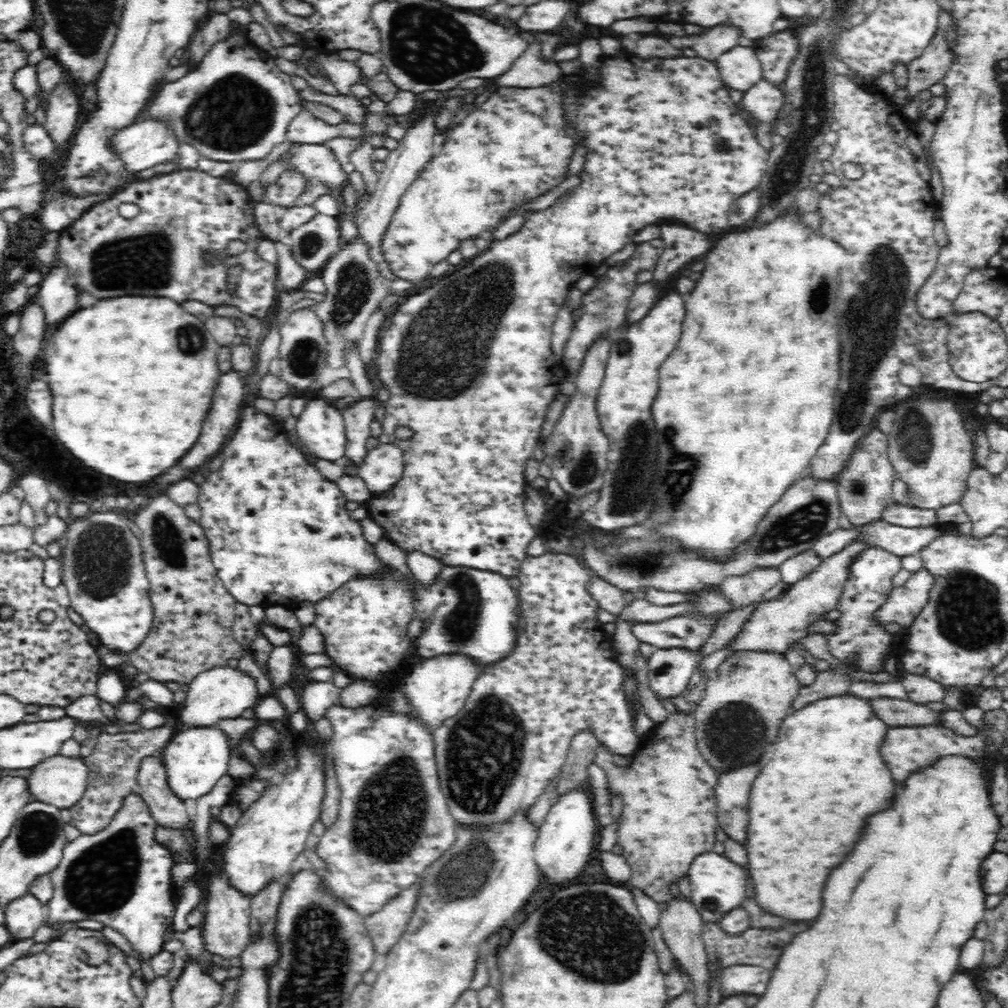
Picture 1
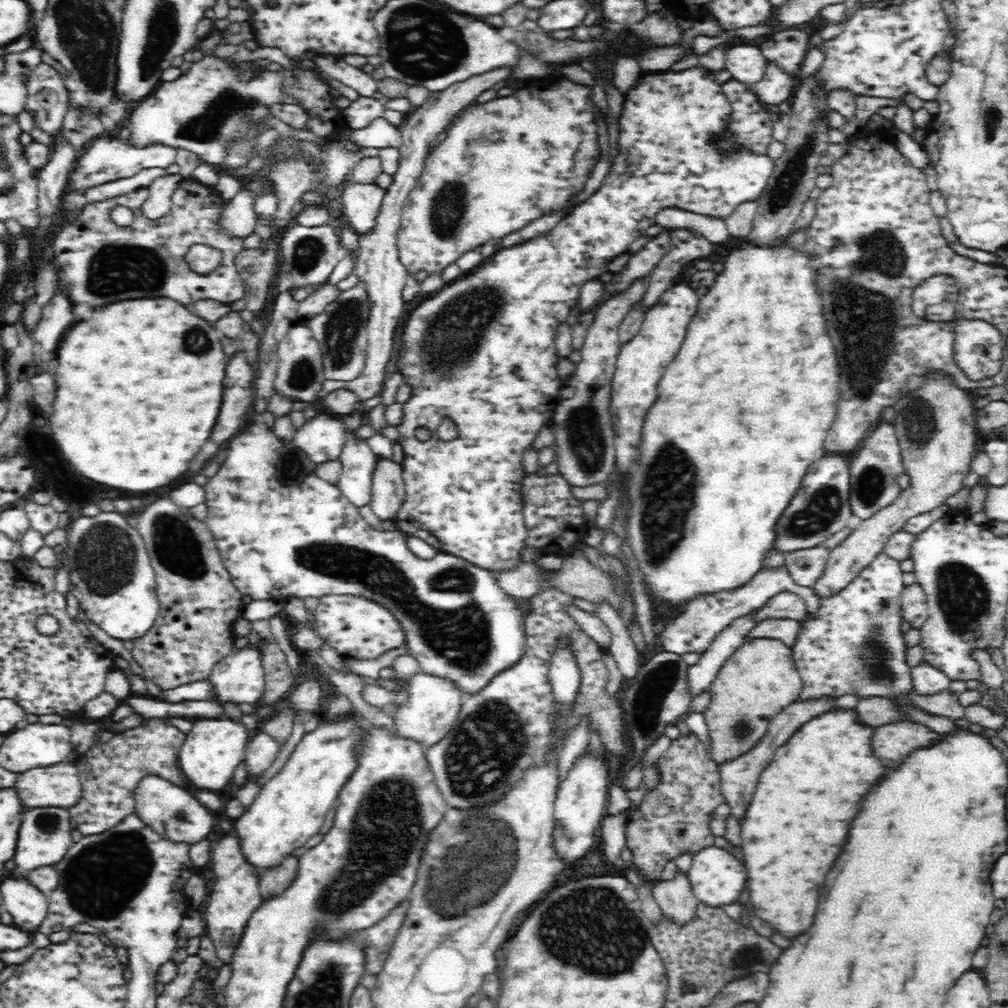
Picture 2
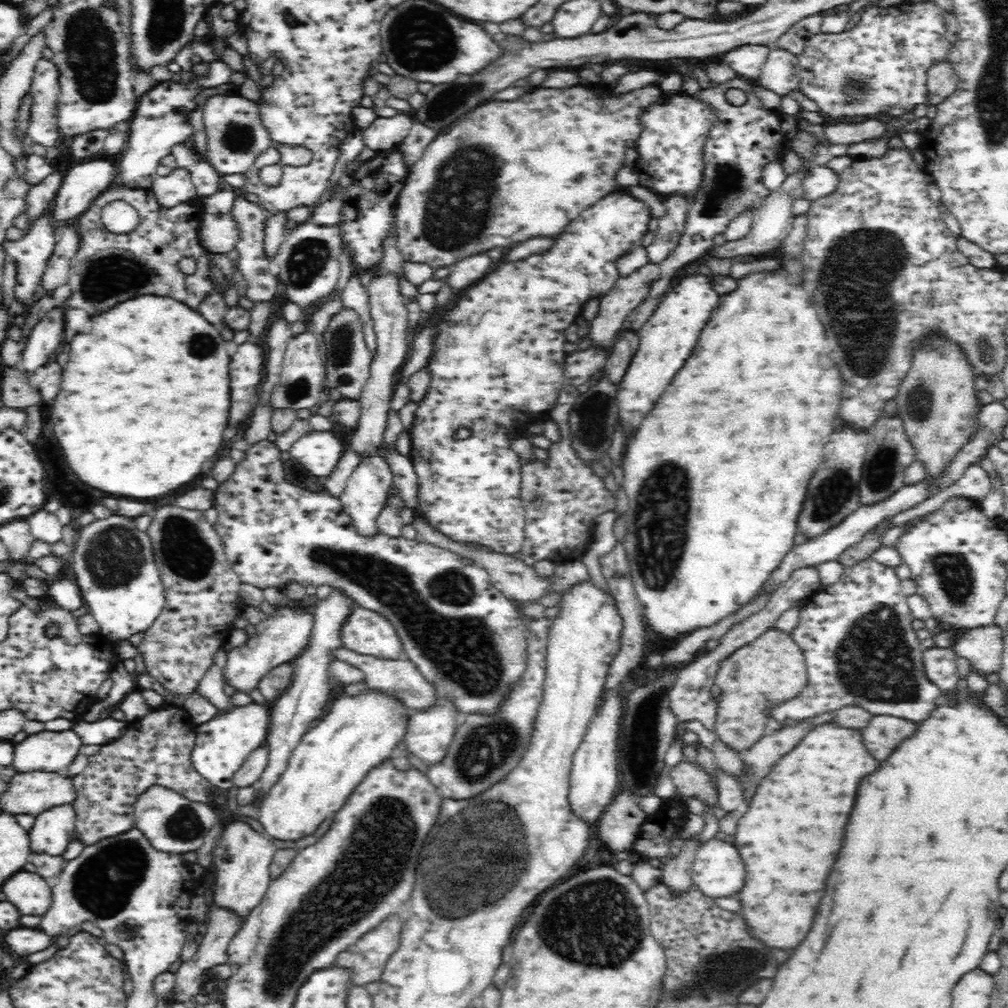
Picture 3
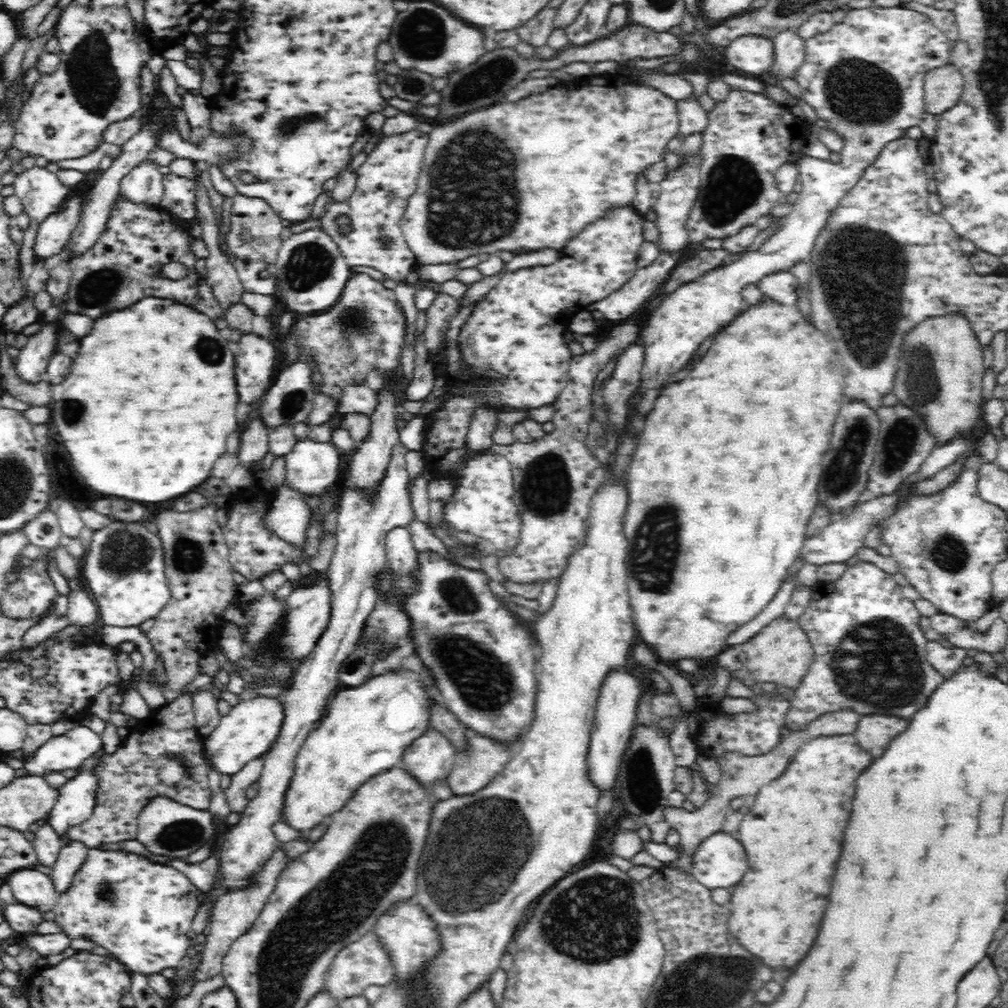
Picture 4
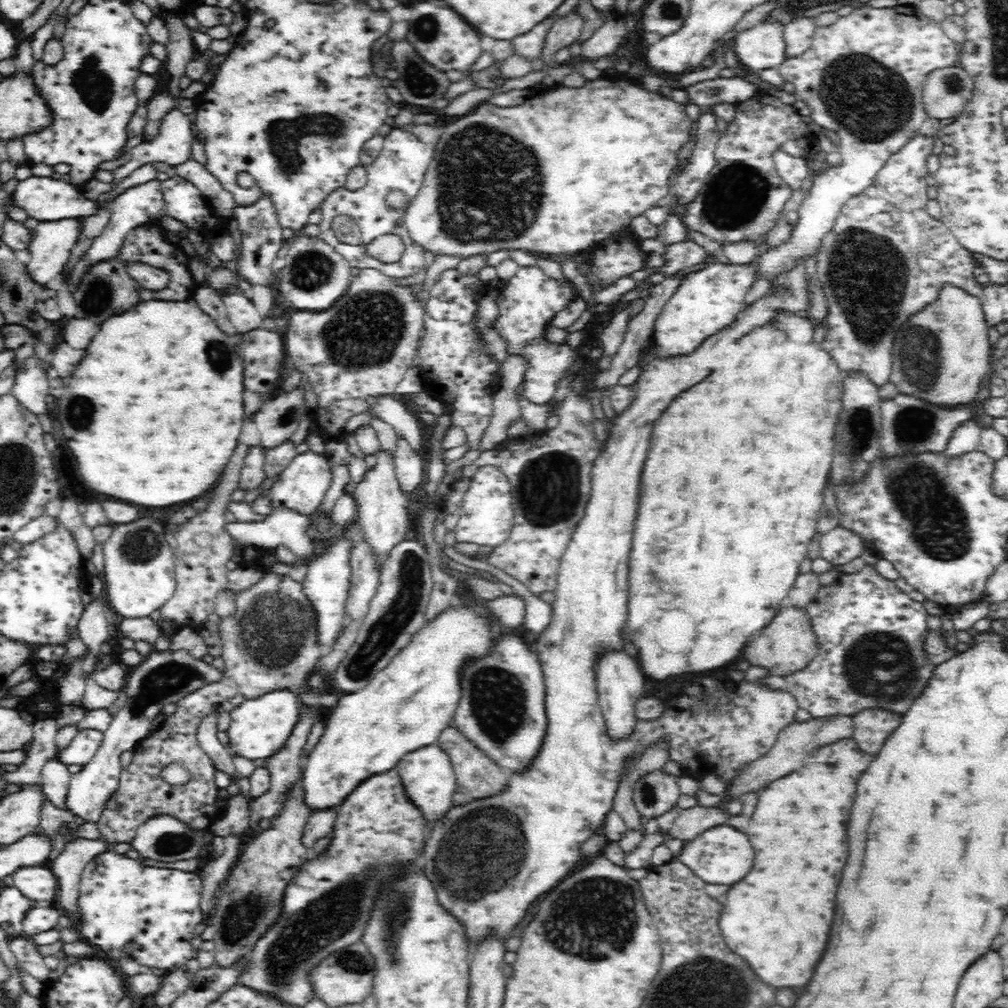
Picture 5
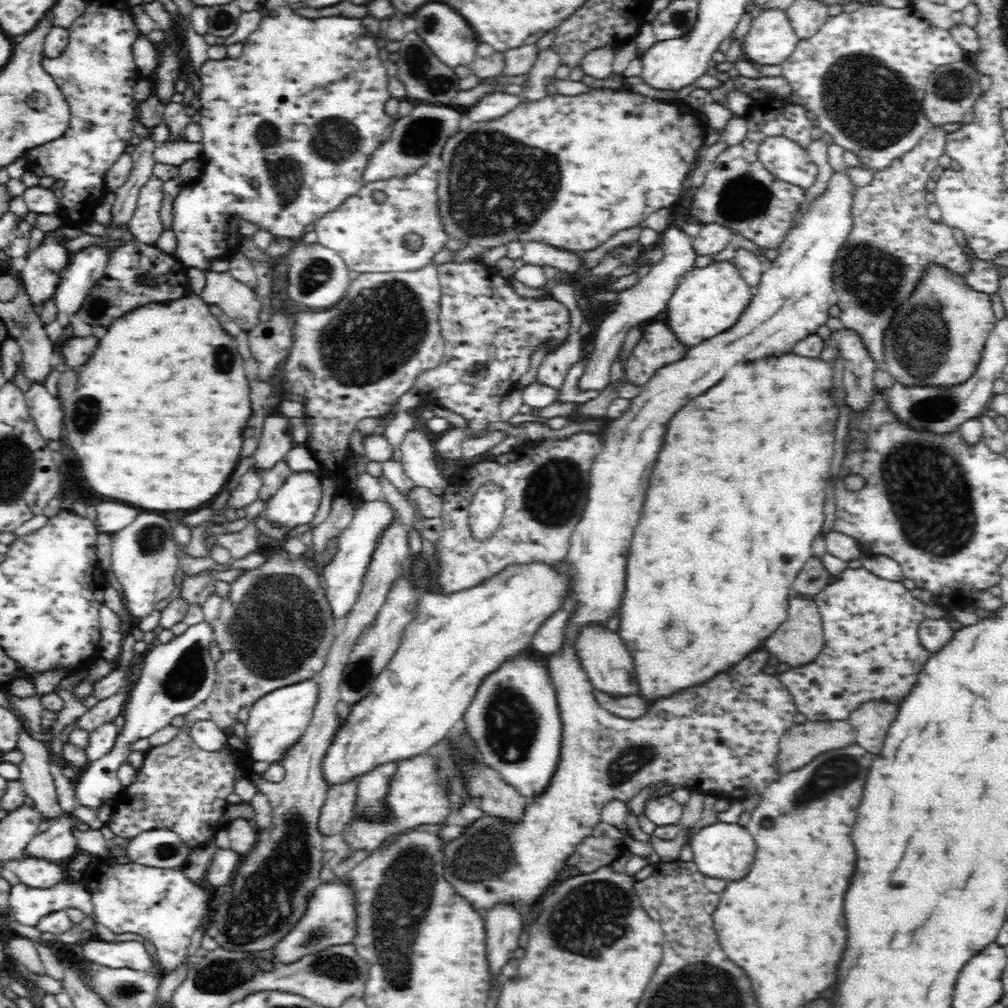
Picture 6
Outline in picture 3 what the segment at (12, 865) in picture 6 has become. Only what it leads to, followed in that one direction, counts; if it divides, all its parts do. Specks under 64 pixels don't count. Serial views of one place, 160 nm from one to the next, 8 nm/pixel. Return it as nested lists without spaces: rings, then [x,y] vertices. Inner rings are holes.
[[[18,871],[4,882],[1,891],[28,916],[42,916],[52,904],[50,884],[38,872]]]

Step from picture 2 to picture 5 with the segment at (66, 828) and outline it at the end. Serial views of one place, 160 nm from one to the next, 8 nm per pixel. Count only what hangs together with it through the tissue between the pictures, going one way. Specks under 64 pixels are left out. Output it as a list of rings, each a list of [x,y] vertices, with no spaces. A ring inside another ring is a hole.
[[[167,649],[164,652],[152,652],[133,668],[129,674],[124,692],[128,699],[124,707],[114,715],[110,727],[103,732],[102,746],[91,762],[82,770],[73,774],[68,788],[68,810],[73,816],[86,821],[97,822],[106,808],[112,795],[118,790],[123,768],[120,756],[124,752],[132,752],[138,742],[152,734],[151,724],[164,714],[164,707],[178,705],[190,694],[205,688],[207,684],[220,680],[220,670],[212,664],[204,662],[201,655],[192,654],[188,649]]]

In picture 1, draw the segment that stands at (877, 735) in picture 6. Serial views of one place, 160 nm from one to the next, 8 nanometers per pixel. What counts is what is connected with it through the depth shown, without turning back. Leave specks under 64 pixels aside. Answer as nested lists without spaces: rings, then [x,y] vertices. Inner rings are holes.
[[[940,724],[936,726],[905,725],[904,727],[887,728],[886,736],[880,744],[880,756],[888,764],[888,768],[892,770],[892,776],[896,780],[904,780],[904,776],[908,776],[909,772],[913,771],[912,768],[919,769],[933,760],[938,760],[940,756],[961,754],[961,756],[976,758],[986,755],[981,736],[962,736],[962,734],[956,734],[954,730],[945,728]]]

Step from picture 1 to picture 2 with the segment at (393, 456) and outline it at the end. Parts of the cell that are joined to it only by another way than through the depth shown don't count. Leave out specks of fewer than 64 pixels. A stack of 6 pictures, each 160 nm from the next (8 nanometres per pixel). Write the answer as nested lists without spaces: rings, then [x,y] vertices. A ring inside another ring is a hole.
[[[385,458],[379,459],[372,478],[372,512],[380,520],[393,520],[406,502],[402,465]]]

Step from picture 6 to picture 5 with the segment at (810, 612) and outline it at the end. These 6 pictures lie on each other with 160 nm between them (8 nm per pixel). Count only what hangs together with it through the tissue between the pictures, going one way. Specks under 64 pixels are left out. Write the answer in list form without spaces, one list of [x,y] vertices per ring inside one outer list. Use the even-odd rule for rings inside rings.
[[[787,602],[779,608],[778,614],[772,619],[772,624],[757,633],[756,638],[748,642],[746,652],[742,652],[742,660],[749,664],[766,667],[774,675],[785,675],[808,666],[817,655],[819,648],[817,636],[812,628],[812,617],[807,607],[798,607]]]

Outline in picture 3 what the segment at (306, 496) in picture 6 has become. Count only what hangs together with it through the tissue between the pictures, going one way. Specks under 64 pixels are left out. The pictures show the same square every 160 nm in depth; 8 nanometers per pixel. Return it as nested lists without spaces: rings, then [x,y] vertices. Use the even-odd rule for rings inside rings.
[[[310,431],[297,439],[289,449],[290,462],[300,462],[308,474],[328,477],[345,451],[342,441],[332,431]]]

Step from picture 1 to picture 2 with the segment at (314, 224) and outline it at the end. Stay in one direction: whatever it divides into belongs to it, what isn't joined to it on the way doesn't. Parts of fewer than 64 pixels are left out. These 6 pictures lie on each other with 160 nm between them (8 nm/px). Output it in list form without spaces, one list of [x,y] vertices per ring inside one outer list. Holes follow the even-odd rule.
[[[292,224],[285,230],[280,247],[277,266],[280,293],[287,292],[287,290],[296,292],[306,290],[306,288],[316,288],[316,286],[328,283],[334,273],[334,268],[340,262],[343,251],[340,238],[335,234],[332,226],[309,228]]]

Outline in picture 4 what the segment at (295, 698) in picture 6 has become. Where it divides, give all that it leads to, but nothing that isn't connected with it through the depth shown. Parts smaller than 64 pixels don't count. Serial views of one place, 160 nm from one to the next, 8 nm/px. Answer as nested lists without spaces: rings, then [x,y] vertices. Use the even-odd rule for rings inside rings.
[[[243,697],[228,712],[228,715],[223,716],[219,728],[216,728],[213,736],[203,740],[206,755],[208,755],[214,770],[220,775],[234,775],[240,773],[248,762],[263,758],[271,750],[272,744],[279,738],[286,718],[285,705],[278,697]]]

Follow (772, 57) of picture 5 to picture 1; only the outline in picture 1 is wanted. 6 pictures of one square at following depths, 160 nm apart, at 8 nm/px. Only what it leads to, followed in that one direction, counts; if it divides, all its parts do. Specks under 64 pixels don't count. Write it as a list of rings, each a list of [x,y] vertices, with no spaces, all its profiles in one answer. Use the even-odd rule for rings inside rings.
[[[736,45],[720,56],[716,64],[728,88],[744,92],[763,79],[762,65],[753,47]]]

